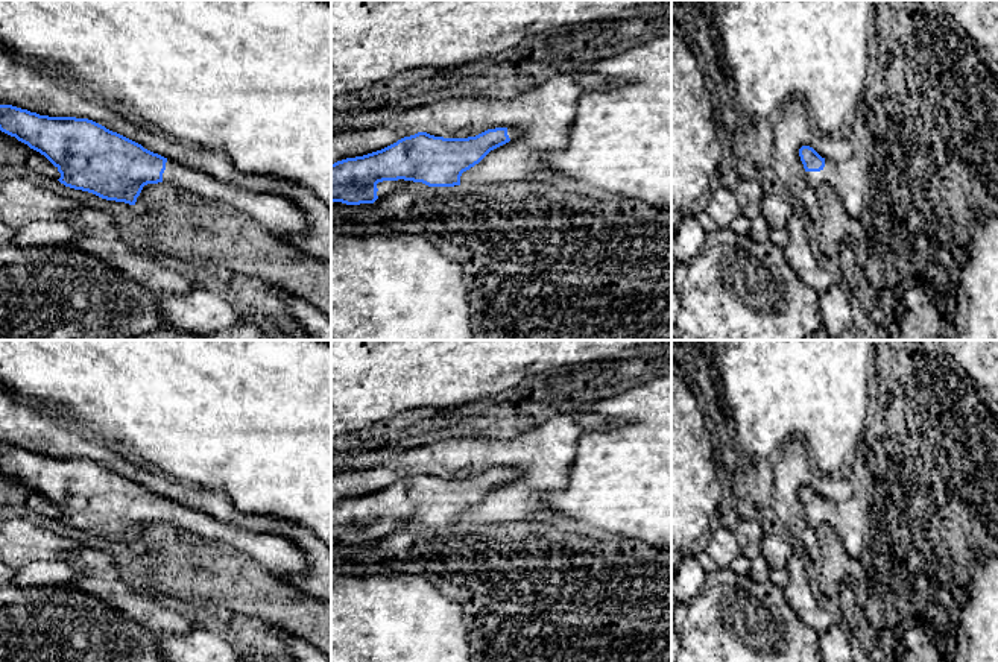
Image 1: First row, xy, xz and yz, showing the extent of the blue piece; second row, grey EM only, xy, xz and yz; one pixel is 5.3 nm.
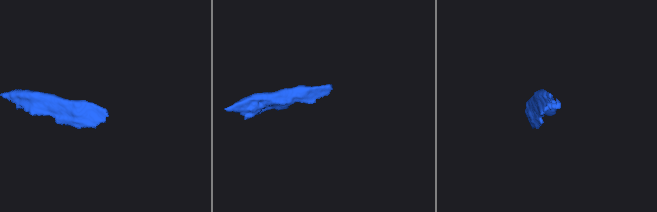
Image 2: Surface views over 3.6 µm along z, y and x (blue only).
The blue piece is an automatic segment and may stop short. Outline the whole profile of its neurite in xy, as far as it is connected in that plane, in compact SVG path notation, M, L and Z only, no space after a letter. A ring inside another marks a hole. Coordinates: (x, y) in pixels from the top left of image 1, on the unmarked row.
M0 445L0 471L44 495L58 509L61 513L58 521L65 527L88 531L106 541L135 545L144 525L164 522L196 541L219 542L246 553L276 578L290 585L296 585L307 572L305 553L293 541L222 522L202 510L153 493L88 459L49 457L12 445Z

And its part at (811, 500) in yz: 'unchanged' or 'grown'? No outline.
grown

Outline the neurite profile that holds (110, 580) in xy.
M85 547L61 560L88 569L87 574L68 582L68 586L102 598L147 633L184 635L196 629L191 618L163 607L149 591L132 580L126 566L109 560L105 553Z

